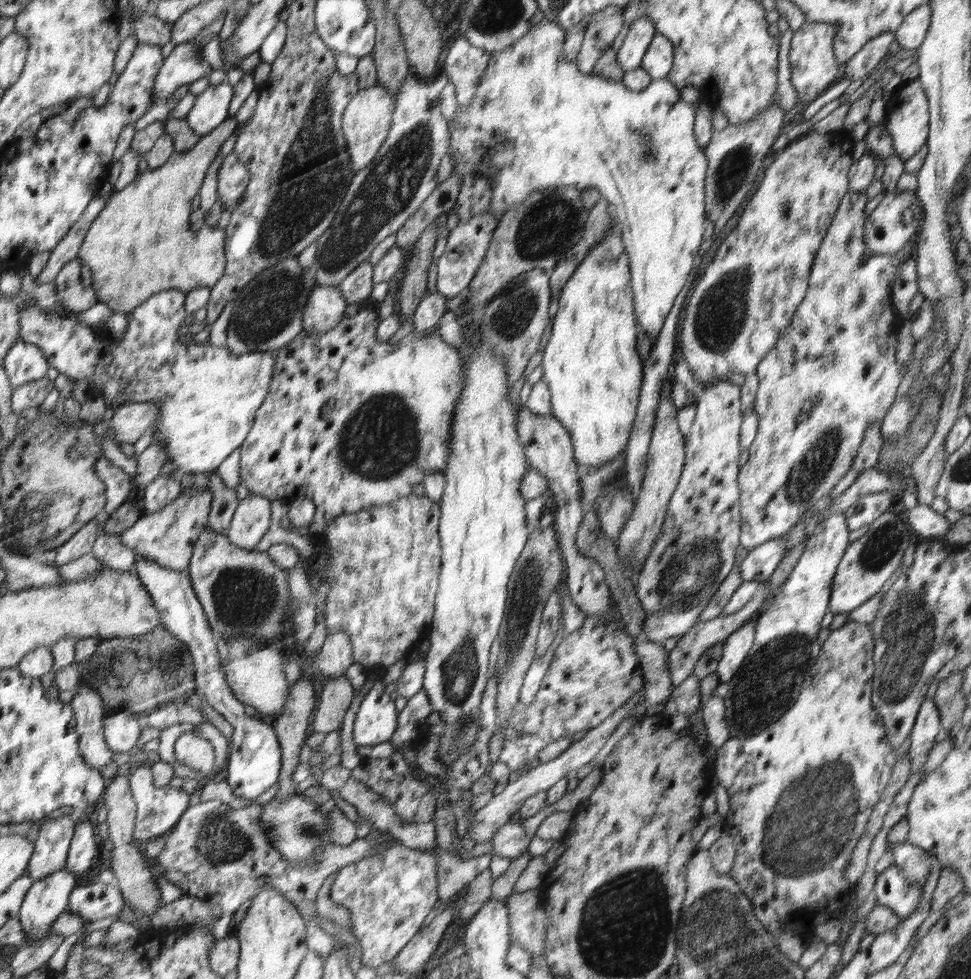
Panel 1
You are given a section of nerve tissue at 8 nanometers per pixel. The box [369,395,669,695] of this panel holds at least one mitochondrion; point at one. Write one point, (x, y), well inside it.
(526, 588)

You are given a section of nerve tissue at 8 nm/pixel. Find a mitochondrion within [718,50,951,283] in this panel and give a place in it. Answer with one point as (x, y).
(786, 207)

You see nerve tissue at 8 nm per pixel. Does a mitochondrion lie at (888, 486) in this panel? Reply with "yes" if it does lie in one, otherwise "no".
no

